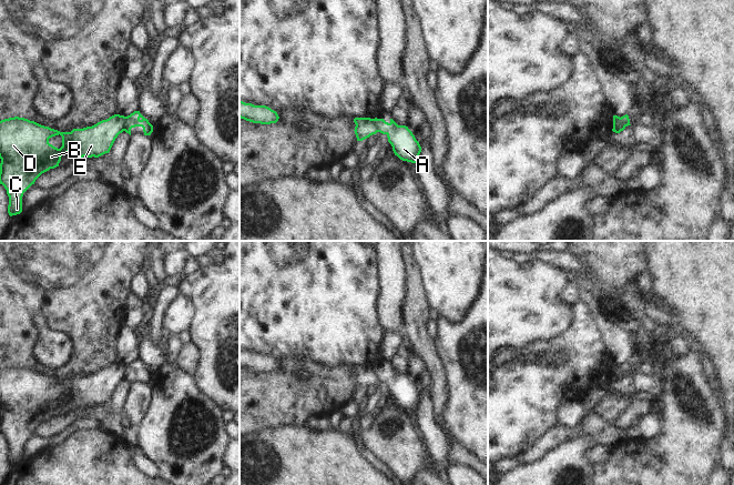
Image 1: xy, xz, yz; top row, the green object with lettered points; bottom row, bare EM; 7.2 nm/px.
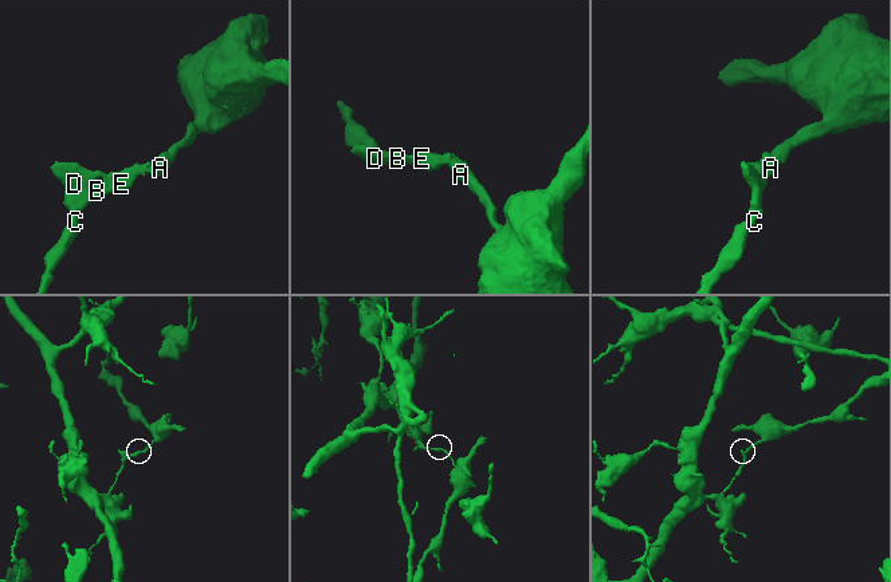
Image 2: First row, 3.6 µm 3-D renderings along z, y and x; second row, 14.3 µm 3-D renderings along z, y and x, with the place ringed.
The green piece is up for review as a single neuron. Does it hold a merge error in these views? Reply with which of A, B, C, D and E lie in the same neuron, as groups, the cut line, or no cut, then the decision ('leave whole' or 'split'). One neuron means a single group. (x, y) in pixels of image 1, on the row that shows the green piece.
A / B C D E; cut in xy along (126, 117), (123, 130); split

